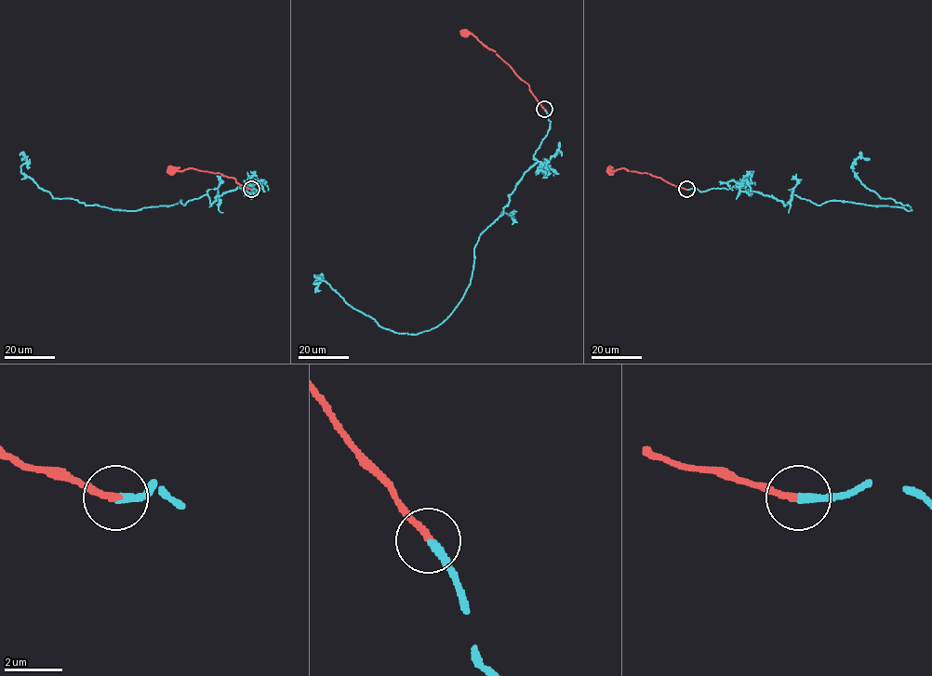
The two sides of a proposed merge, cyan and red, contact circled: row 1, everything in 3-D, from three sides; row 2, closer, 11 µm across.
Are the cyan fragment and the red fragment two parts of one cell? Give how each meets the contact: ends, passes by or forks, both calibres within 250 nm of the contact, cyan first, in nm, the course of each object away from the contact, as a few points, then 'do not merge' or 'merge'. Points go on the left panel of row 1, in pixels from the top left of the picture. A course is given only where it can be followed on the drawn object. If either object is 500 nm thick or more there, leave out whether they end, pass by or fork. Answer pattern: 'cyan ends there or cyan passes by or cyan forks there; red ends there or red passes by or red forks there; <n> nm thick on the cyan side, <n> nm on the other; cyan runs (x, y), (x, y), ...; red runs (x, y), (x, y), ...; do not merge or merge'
cyan ends there; red ends there; 260 nm thick on the cyan side, 240 nm on the other; cyan runs (251, 189), (239, 186), (211, 204), (204, 194), (184, 205), (112, 209), (54, 198), (22, 174), (27, 158); red runs (251, 189), (219, 173), (195, 168), (172, 171); merge

